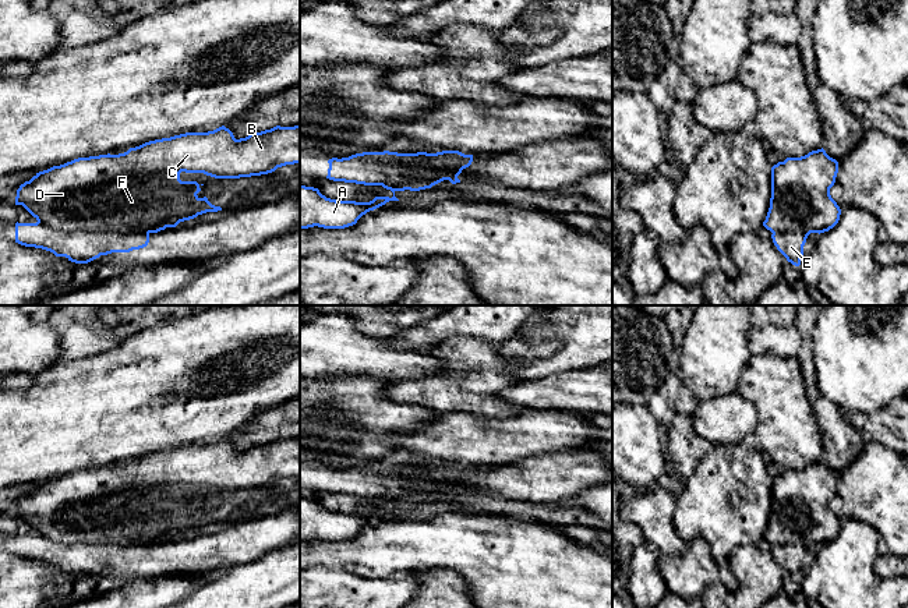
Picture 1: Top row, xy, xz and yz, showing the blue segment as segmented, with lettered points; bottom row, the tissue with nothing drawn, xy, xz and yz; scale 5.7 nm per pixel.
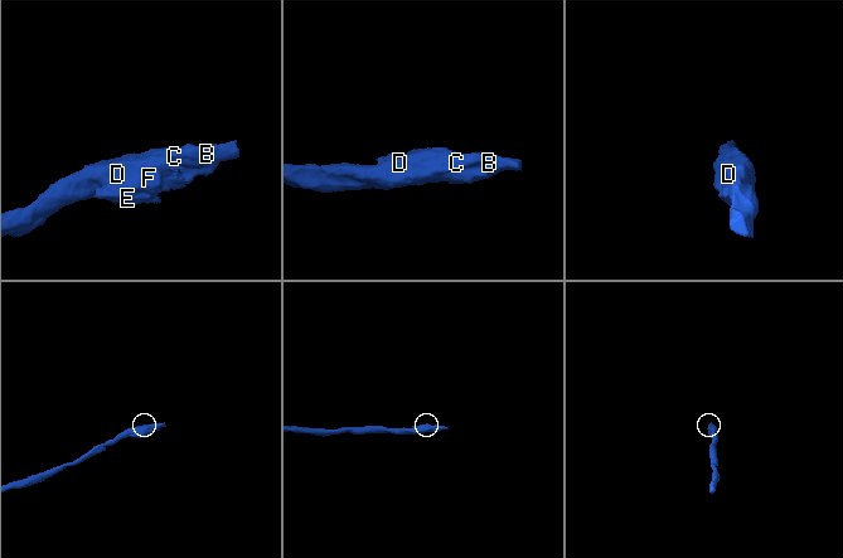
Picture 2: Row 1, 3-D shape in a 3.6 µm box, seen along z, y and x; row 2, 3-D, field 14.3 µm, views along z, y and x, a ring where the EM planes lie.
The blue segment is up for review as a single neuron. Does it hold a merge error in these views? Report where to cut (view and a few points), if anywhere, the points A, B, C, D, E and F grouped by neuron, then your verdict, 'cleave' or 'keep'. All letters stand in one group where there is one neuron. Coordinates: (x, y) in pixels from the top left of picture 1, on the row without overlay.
cut in xy along (38, 533), (63, 543), (148, 545); A B C D F / E; cleave

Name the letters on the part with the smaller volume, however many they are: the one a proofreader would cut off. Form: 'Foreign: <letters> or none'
Foreign: E

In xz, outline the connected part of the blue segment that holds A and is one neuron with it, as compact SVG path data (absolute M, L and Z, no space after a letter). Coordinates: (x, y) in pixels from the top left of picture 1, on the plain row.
M441 489L411 491L399 496L385 495L384 501L391 502L393 509L375 509L370 515L336 513L326 510L318 501L300 496L300 541L324 540L345 541L357 535L357 533L370 523L374 523L389 513L399 513L396 503L420 503L431 501L444 494Z

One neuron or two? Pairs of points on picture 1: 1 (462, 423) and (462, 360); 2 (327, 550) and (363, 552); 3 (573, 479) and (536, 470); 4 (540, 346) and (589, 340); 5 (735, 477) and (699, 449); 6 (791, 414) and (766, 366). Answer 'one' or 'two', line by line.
1: two
2: one
3: one
4: one
5: two
6: one

